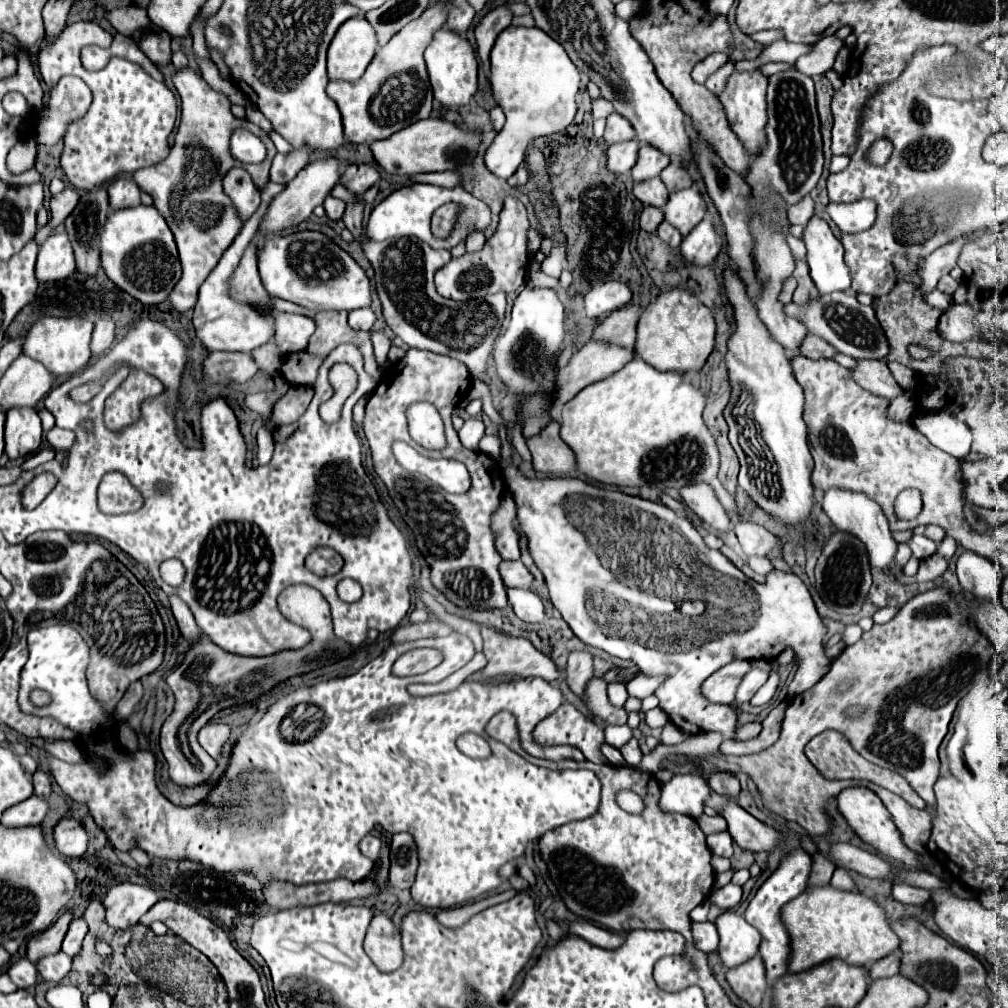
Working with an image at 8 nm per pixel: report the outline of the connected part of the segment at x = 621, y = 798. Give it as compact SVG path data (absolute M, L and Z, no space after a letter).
M620 792L618 794L618 804L626 810L626 812L640 812L644 808L644 802L638 794L634 792Z

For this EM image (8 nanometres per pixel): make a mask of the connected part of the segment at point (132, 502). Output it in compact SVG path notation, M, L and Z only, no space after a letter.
M119 472L107 473L100 482L98 506L111 514L138 510L144 504L142 494L130 484L130 480Z

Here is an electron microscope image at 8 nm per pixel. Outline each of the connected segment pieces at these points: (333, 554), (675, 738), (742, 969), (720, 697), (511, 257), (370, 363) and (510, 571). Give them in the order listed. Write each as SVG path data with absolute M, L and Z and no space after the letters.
M318 548L306 558L306 568L316 576L334 576L342 566L342 556L332 548Z
M670 722L662 728L662 734L660 734L660 742L662 744L680 744L684 740L684 732L678 732L678 728Z
M756 954L752 960L736 966L736 968L730 968L726 972L726 980L730 982L732 990L752 1006L760 1006L760 1002L768 990L766 970L764 970L764 962L762 962L760 954Z
M736 660L736 662L722 666L720 670L710 674L702 682L702 686L700 686L702 696L714 704L732 704L738 680L742 678L742 674L746 674L748 666L750 666L750 662L744 662L744 660L742 662Z
M508 196L504 208L500 212L500 222L496 232L486 240L484 248L478 252L466 252L460 258L452 258L444 268L440 268L434 276L436 292L448 300L468 302L484 298L494 292L514 292L526 280L528 252L526 252L526 232L530 224L526 218L526 208L516 198Z
M318 312L316 314L316 332L314 336L310 338L310 344L306 350L302 352L294 352L294 354L288 354L286 356L286 362L282 366L282 376L288 376L288 382L290 384L306 384L310 386L316 376L318 376L318 368L322 366L322 362L326 360L326 356L338 346L338 344L344 344L344 342L350 342L354 346L358 346L362 350L362 358L364 358L364 368L370 376L374 376L376 380L380 378L380 372L378 372L378 366L376 366L376 360L374 360L374 354L372 354L372 340L370 340L370 334L368 332L354 332L348 322L346 322L346 314L344 312Z
M504 560L500 564L500 576L508 588L526 588L528 590L534 580L534 576L528 572L528 568L520 560L516 560L516 562Z

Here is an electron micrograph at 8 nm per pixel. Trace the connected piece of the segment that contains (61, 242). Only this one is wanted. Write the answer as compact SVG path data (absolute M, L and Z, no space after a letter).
M56 232L46 238L40 246L36 260L36 276L40 282L60 280L70 276L76 270L74 250L66 232Z

